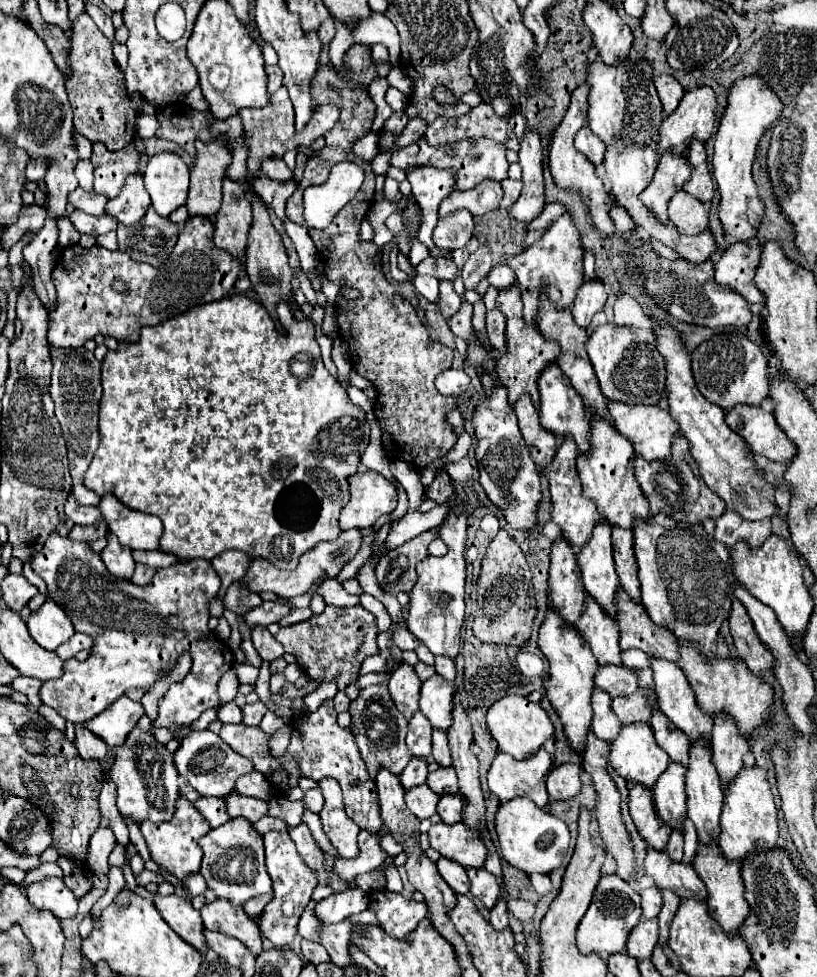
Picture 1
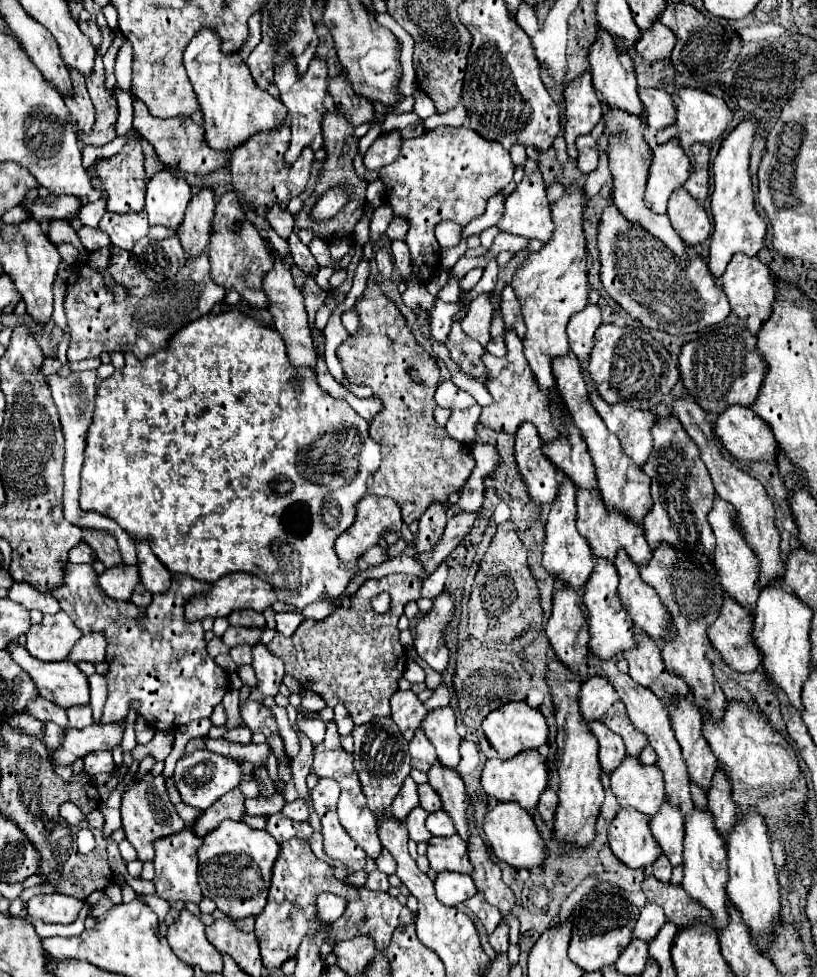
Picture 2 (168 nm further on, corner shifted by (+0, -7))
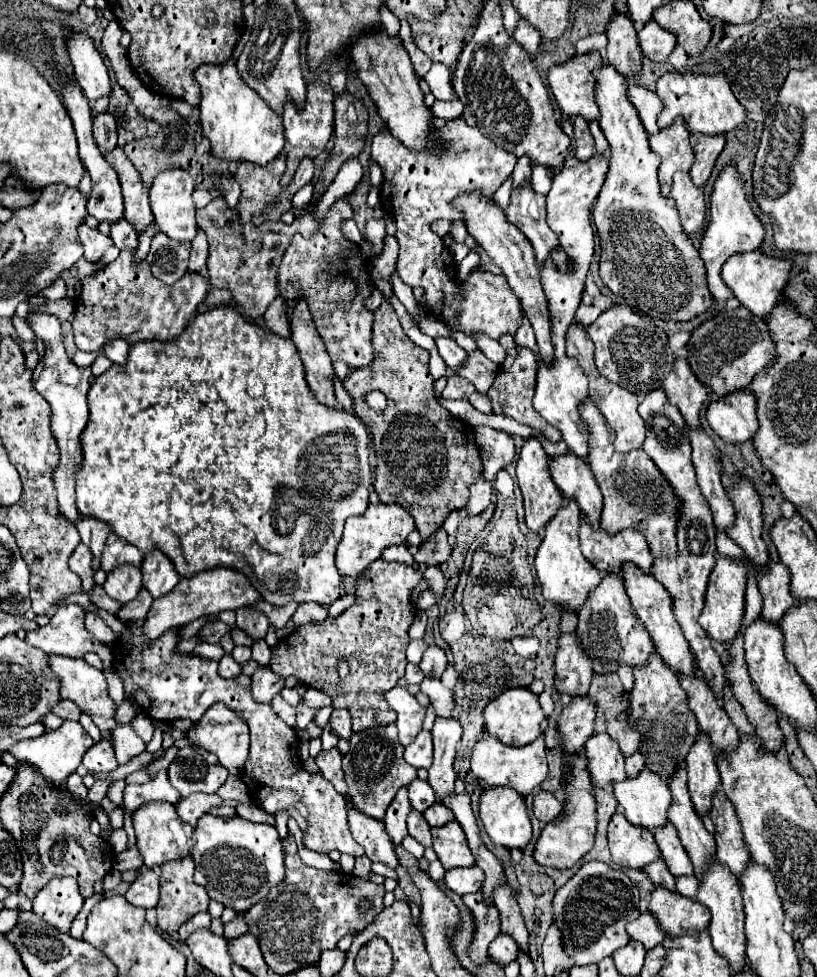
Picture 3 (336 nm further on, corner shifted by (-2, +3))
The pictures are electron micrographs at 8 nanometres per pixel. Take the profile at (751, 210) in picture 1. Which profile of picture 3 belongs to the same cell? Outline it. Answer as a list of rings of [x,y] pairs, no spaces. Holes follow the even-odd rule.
[[[731,162],[727,164],[717,180],[715,180],[715,186],[713,186],[713,192],[711,192],[711,218],[709,218],[709,226],[705,230],[705,236],[703,236],[703,242],[701,242],[701,248],[699,248],[699,254],[705,262],[705,268],[707,268],[707,286],[715,298],[715,308],[723,308],[725,300],[733,298],[733,292],[729,292],[727,284],[721,280],[721,266],[727,262],[727,258],[735,252],[749,252],[749,250],[757,250],[763,242],[763,236],[765,236],[765,226],[763,222],[755,216],[749,200],[747,200],[747,194],[745,194],[745,188],[743,188],[743,174],[737,170],[737,166]]]

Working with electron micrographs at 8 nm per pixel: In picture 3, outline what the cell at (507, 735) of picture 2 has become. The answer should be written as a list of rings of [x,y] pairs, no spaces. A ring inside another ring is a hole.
[[[511,688],[503,692],[499,698],[487,704],[483,716],[485,716],[487,732],[509,746],[525,746],[533,742],[543,734],[543,726],[545,726],[545,714],[541,710],[539,698],[529,688]]]

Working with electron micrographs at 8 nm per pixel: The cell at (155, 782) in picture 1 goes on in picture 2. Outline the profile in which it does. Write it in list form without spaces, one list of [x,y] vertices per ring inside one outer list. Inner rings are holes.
[[[147,774],[139,784],[131,786],[123,794],[121,818],[123,818],[123,832],[125,832],[127,840],[131,842],[131,846],[135,848],[139,862],[151,862],[153,860],[153,856],[155,856],[153,842],[157,842],[159,838],[177,834],[185,828],[185,822],[179,818],[179,814],[175,812],[175,806],[171,804],[171,800],[167,796],[163,776],[153,778],[151,774]]]

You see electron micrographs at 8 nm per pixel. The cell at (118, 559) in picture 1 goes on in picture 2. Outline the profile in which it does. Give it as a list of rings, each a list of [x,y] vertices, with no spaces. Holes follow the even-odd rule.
[[[137,566],[109,568],[99,576],[99,584],[109,598],[129,602],[135,586],[139,584],[139,568]]]

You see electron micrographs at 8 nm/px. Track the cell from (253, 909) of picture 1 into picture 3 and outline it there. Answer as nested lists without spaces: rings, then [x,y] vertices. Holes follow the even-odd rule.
[[[237,914],[231,922],[225,924],[225,938],[237,938],[237,936],[241,936],[245,932],[247,932],[247,924],[245,924],[243,914]]]

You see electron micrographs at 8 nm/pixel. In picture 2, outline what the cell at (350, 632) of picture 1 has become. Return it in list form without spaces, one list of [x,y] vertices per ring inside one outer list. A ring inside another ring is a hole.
[[[389,574],[389,576],[383,576],[381,580],[365,580],[361,588],[355,592],[351,600],[351,608],[339,608],[337,612],[329,614],[323,620],[305,618],[293,636],[283,638],[281,634],[275,634],[275,638],[267,644],[267,648],[283,660],[285,674],[291,674],[303,686],[303,690],[311,690],[319,694],[331,708],[335,708],[337,702],[343,704],[357,726],[363,722],[369,722],[375,716],[391,716],[389,698],[397,692],[397,682],[403,676],[403,670],[407,666],[405,662],[407,654],[399,642],[397,622],[403,614],[403,606],[409,600],[419,600],[421,586],[423,582],[417,576],[409,576],[409,574]],[[389,582],[391,582],[391,608],[385,614],[377,614],[371,608],[371,596],[379,592],[389,592]]]

